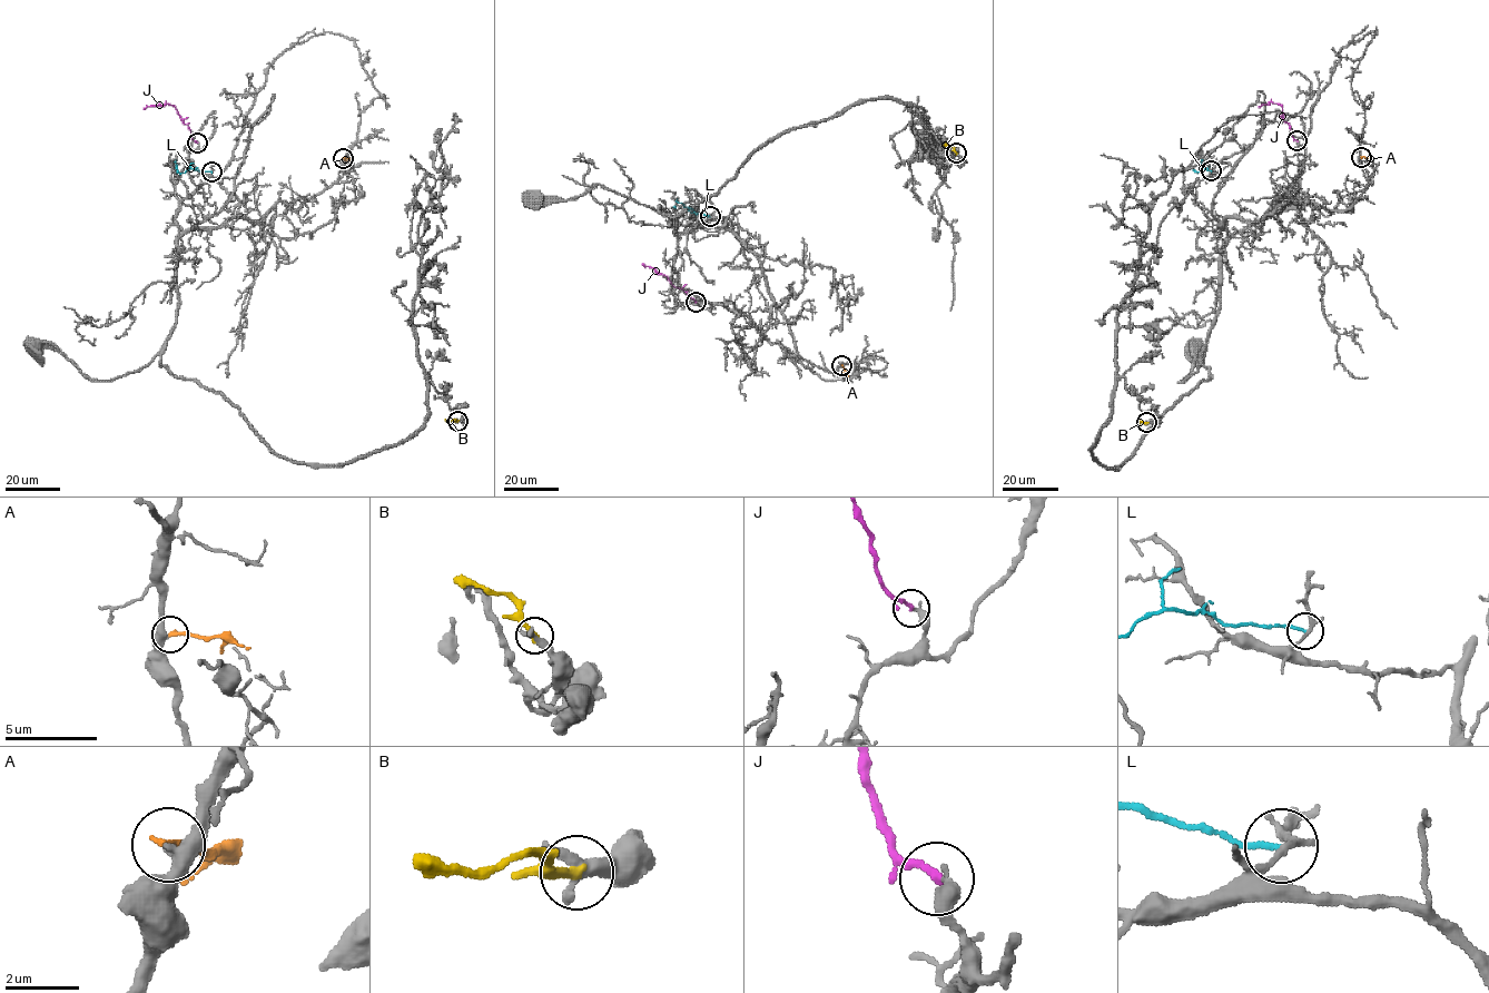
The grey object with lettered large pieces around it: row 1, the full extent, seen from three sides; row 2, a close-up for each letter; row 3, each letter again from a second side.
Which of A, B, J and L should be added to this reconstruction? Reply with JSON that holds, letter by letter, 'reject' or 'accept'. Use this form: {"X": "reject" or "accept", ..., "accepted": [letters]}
{"A": "reject", "B": "reject", "J": "accept", "L": "reject", "accepted": ["J"]}

